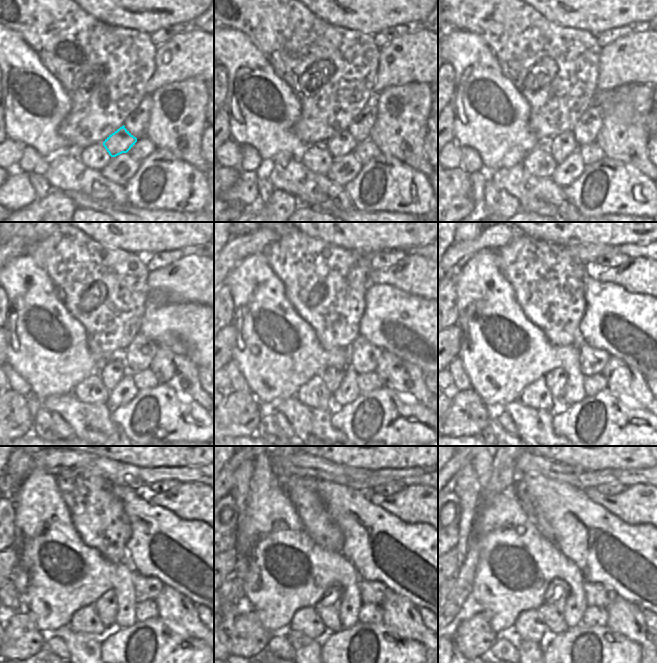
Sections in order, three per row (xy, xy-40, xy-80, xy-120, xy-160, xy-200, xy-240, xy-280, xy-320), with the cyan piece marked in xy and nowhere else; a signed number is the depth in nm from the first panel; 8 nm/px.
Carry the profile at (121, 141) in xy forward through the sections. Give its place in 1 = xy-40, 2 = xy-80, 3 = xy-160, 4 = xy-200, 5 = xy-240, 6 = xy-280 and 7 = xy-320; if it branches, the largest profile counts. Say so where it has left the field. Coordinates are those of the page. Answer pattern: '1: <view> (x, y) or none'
1: xy-40 (342, 143)
2: xy-80 (563, 145)
3: xy-160 (332, 376)
4: xy-200 (556, 380)
5: xy-240 (106, 607)
6: xy-280 (328, 608)
7: xy-320 (551, 611)

